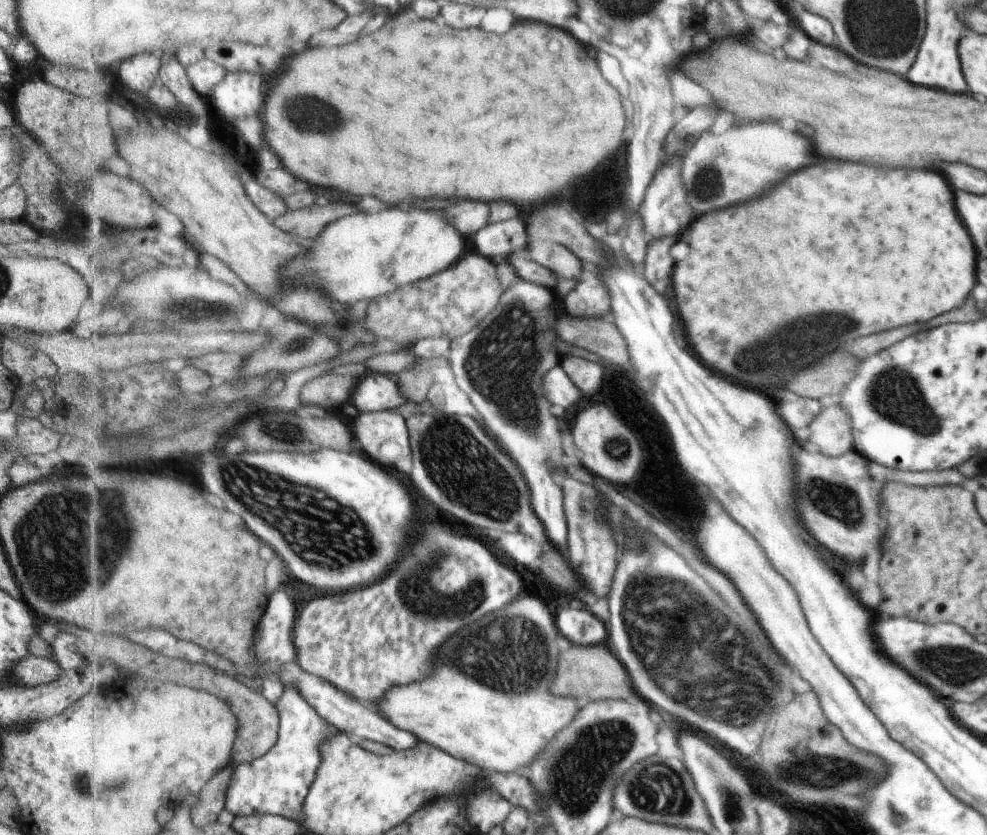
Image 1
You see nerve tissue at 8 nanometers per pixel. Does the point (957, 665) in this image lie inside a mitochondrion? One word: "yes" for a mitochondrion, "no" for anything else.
yes

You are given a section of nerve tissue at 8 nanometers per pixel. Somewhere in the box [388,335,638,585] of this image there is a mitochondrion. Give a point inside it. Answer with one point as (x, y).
(456, 463)

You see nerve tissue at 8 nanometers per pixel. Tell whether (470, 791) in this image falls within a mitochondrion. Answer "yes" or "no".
no

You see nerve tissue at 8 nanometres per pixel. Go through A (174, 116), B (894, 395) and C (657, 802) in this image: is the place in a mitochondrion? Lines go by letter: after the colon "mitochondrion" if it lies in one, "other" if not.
A: other
B: mitochondrion
C: mitochondrion

